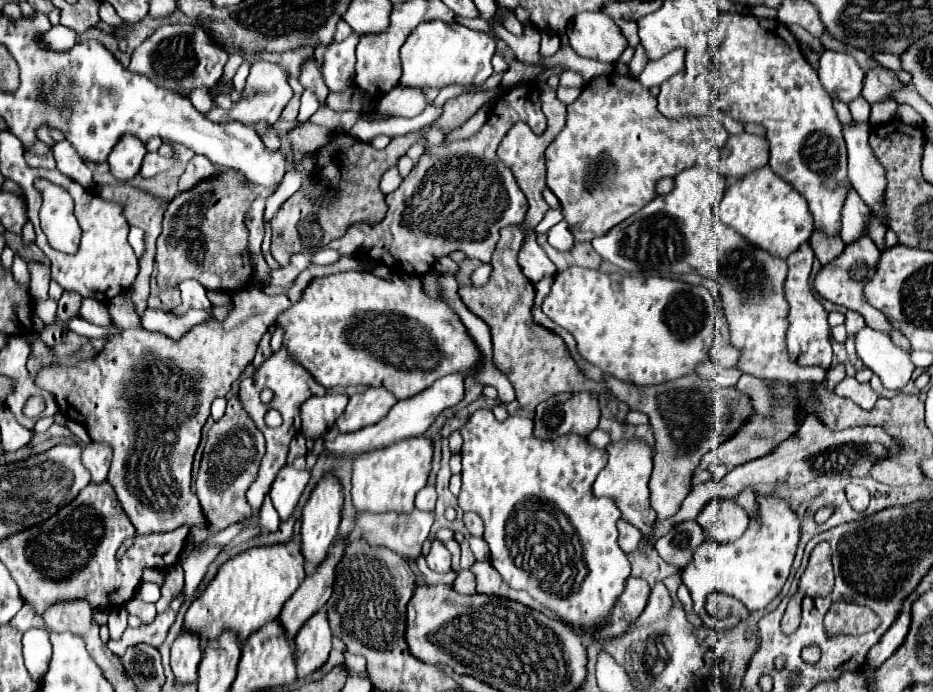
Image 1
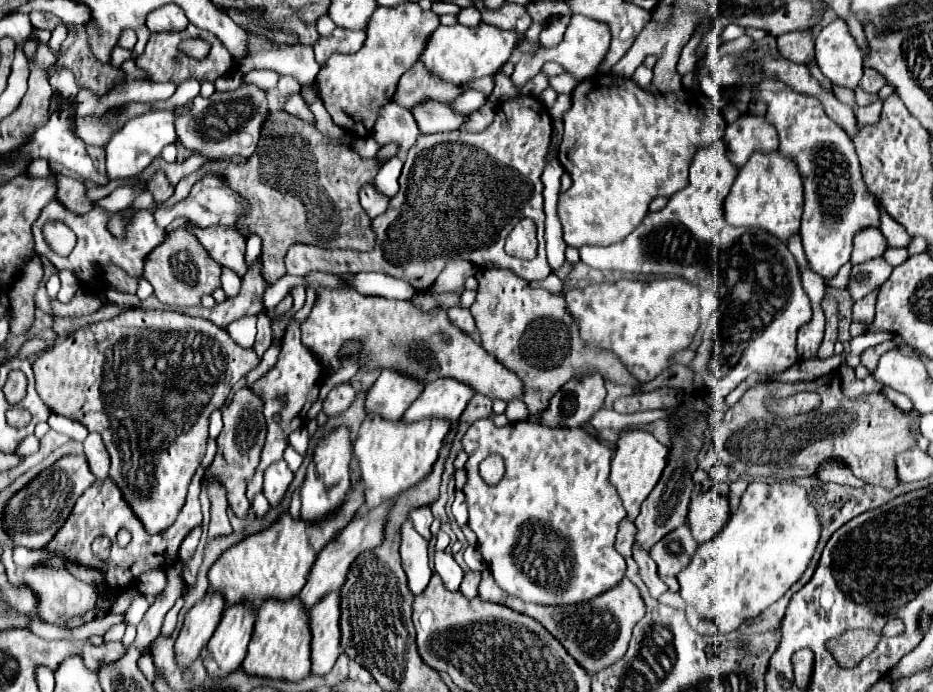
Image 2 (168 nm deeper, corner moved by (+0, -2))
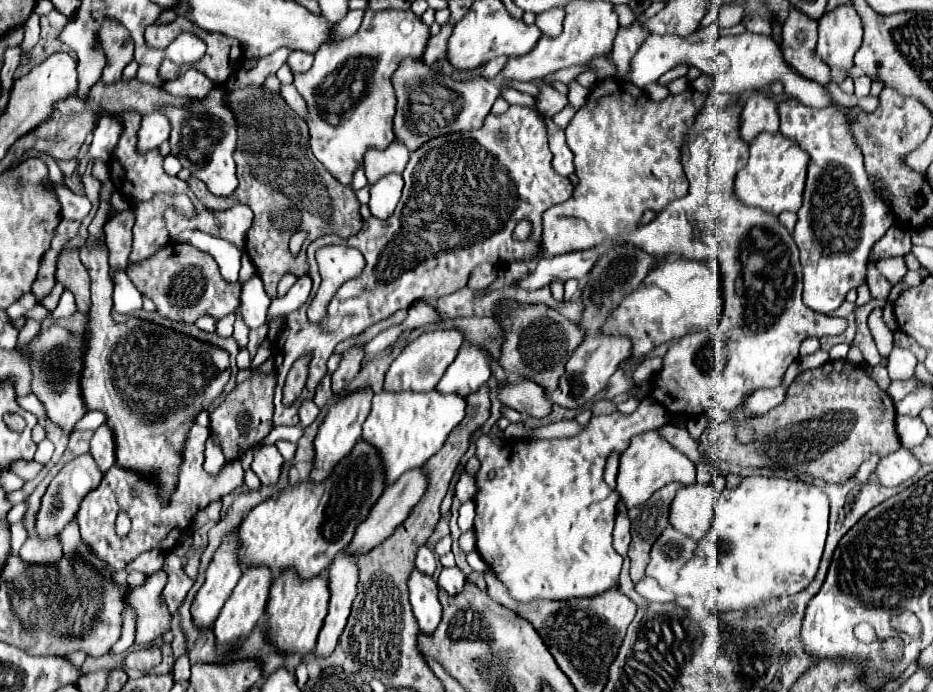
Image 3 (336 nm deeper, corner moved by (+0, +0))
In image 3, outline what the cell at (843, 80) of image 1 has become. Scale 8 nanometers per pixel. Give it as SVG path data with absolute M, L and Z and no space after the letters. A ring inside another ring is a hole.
M850 5L826 13L818 21L818 57L848 77L854 69L854 55L862 43L862 25L858 13Z

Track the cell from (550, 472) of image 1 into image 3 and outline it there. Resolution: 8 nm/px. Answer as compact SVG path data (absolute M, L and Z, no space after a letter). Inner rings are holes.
M644 397L640 407L630 413L630 415L622 415L622 413L612 413L612 415L598 415L592 417L590 423L586 425L586 429L574 437L558 437L558 439L514 439L514 441L504 441L502 445L496 445L490 435L480 435L476 441L476 457L480 459L480 469L476 473L476 495L474 495L474 503L476 503L476 519L474 519L474 531L478 537L478 553L482 555L482 559L492 567L494 575L508 587L510 597L514 597L516 601L534 601L534 599L572 599L572 597L594 597L600 595L606 589L612 589L618 583L618 575L622 569L622 561L624 557L618 555L612 547L612 527L614 527L614 519L618 515L618 505L620 505L620 495L610 489L604 481L604 465L606 465L606 457L610 455L610 451L624 451L630 443L630 437L640 435L644 431L650 429L658 429L660 425L666 425L670 419L668 411L656 403L650 397ZM494 469L496 477L488 479L488 471Z

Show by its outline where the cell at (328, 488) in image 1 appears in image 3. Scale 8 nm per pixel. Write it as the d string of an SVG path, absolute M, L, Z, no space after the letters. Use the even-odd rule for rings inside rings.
M362 389L358 393L346 395L344 399L340 399L336 405L330 407L324 423L318 429L318 435L314 439L314 461L312 461L312 469L310 469L310 481L312 483L322 483L326 481L332 473L334 467L338 465L338 461L342 461L344 457L348 457L348 453L354 449L354 443L362 437L362 423L366 421L368 413L370 413L370 401L372 401L372 391Z

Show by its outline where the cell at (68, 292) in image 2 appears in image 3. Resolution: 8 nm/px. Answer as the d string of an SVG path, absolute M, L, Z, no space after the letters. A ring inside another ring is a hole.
M66 289L64 293L62 293L62 297L60 297L60 301L58 301L58 307L56 307L56 317L68 317L68 315L72 315L76 311L76 303L74 299L74 295Z

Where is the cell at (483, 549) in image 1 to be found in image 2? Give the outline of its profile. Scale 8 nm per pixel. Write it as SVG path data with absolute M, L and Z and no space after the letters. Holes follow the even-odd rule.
M470 545L470 547L464 551L464 561L466 561L466 565L468 565L470 571L484 571L484 569L486 569L484 559L482 559L482 553L478 551L478 547L472 547L472 545Z

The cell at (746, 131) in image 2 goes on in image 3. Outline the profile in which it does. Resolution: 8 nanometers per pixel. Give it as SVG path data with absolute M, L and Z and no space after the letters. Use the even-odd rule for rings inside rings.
M754 93L740 115L740 135L750 143L758 133L778 133L778 107L774 101Z

